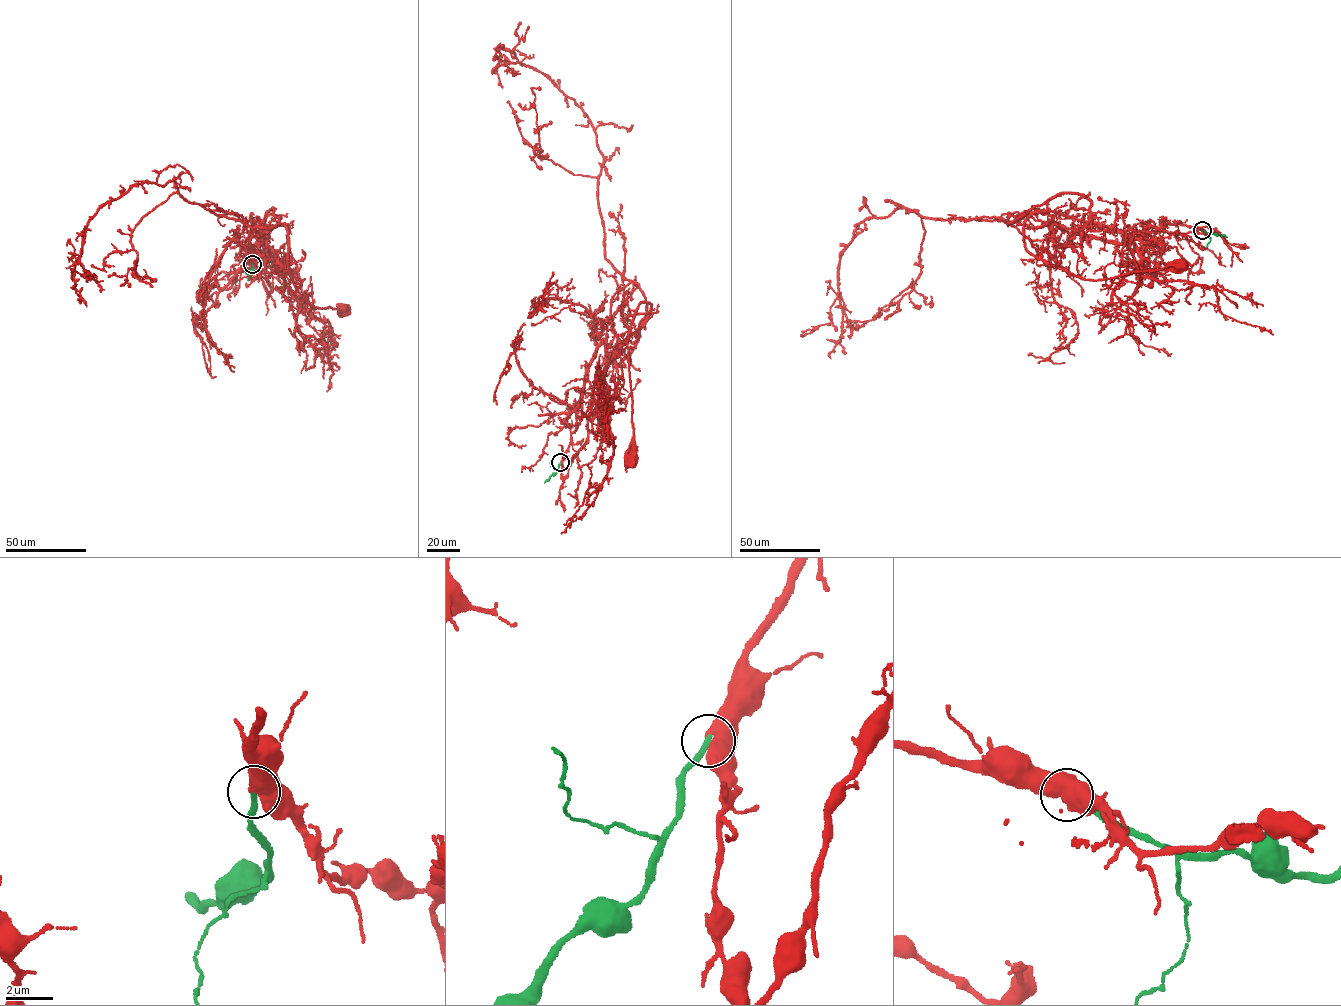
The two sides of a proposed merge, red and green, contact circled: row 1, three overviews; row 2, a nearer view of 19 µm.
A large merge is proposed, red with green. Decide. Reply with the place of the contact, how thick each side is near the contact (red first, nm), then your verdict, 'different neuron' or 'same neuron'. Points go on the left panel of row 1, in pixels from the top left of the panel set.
at (252, 264); 600 nm thick on the red side, 280 nm on the other; same neuron

